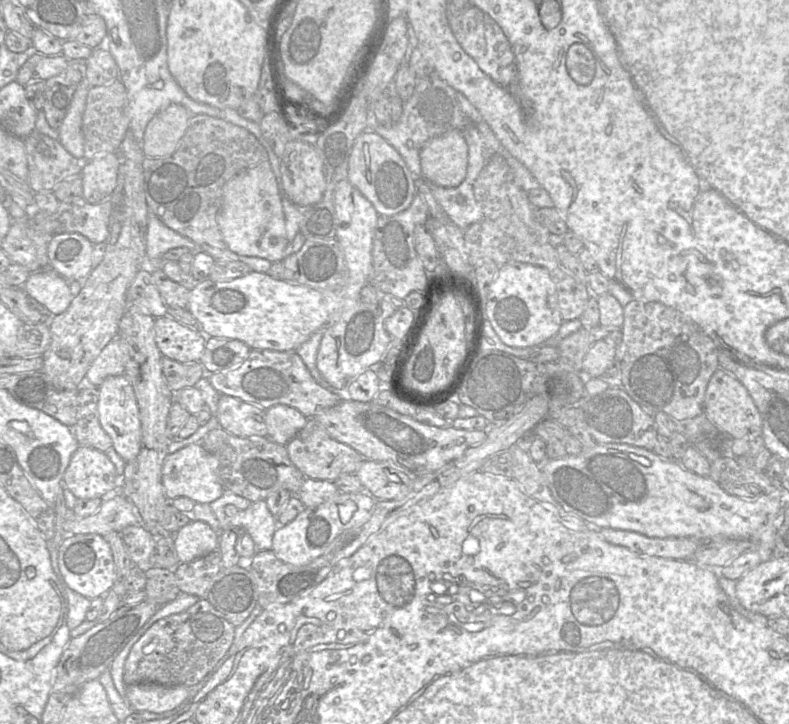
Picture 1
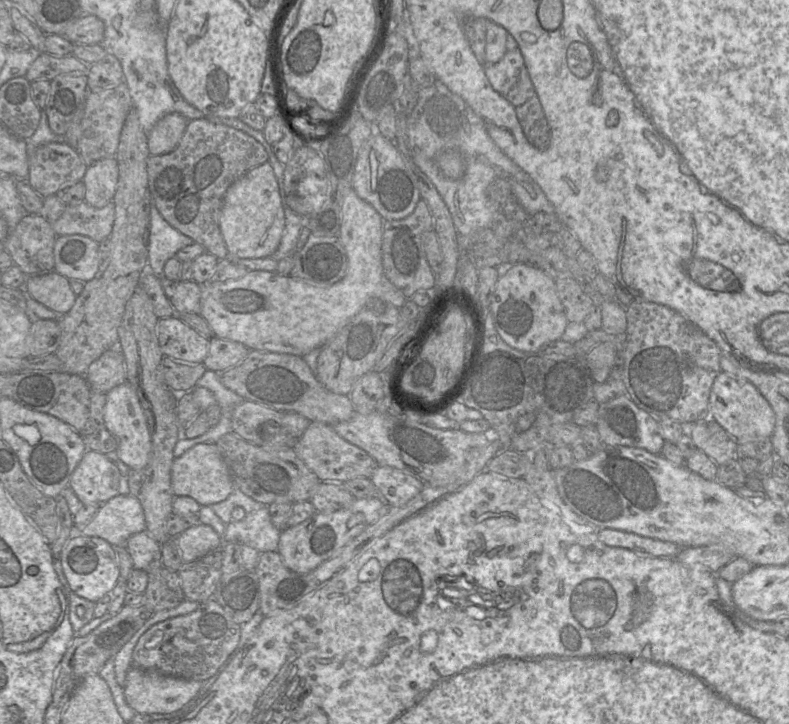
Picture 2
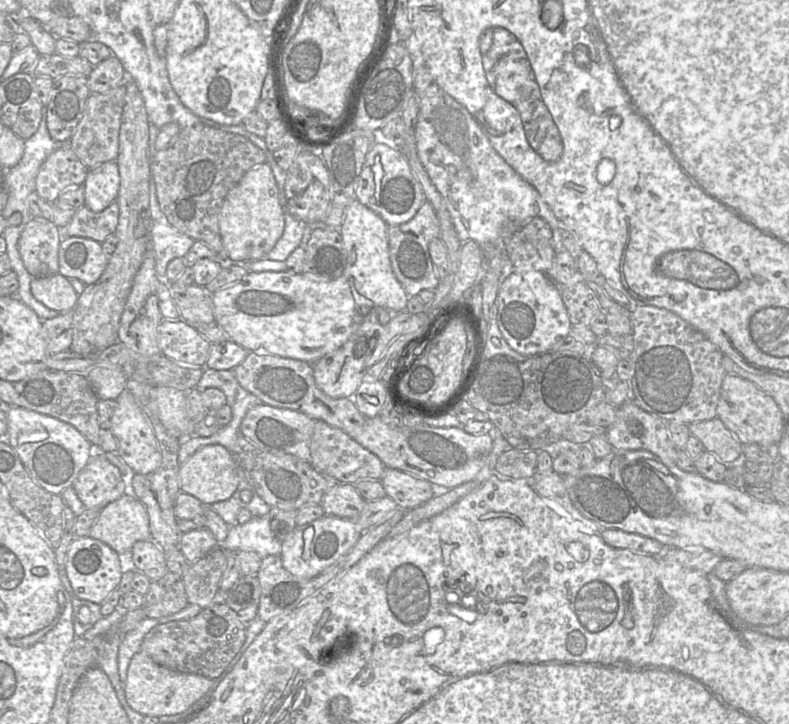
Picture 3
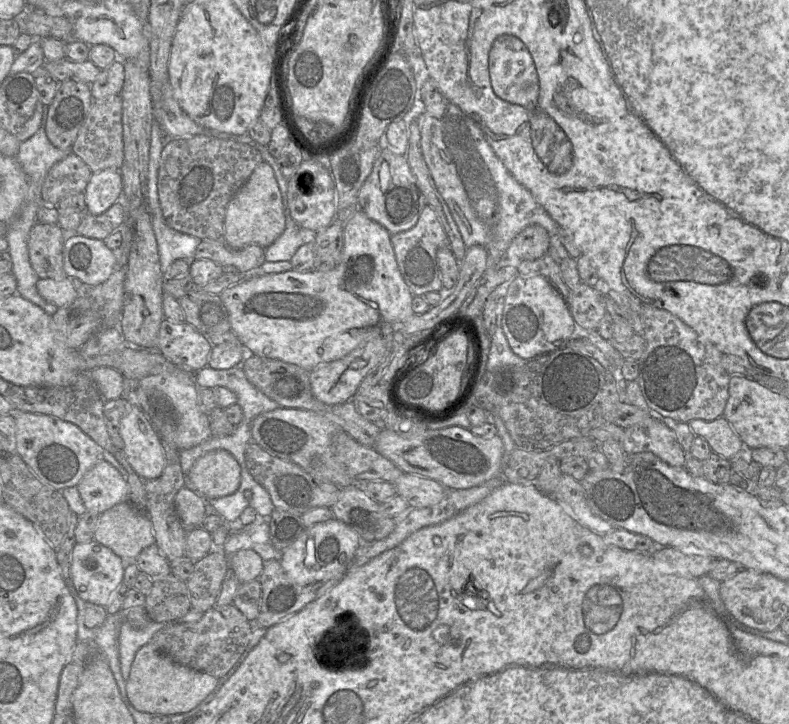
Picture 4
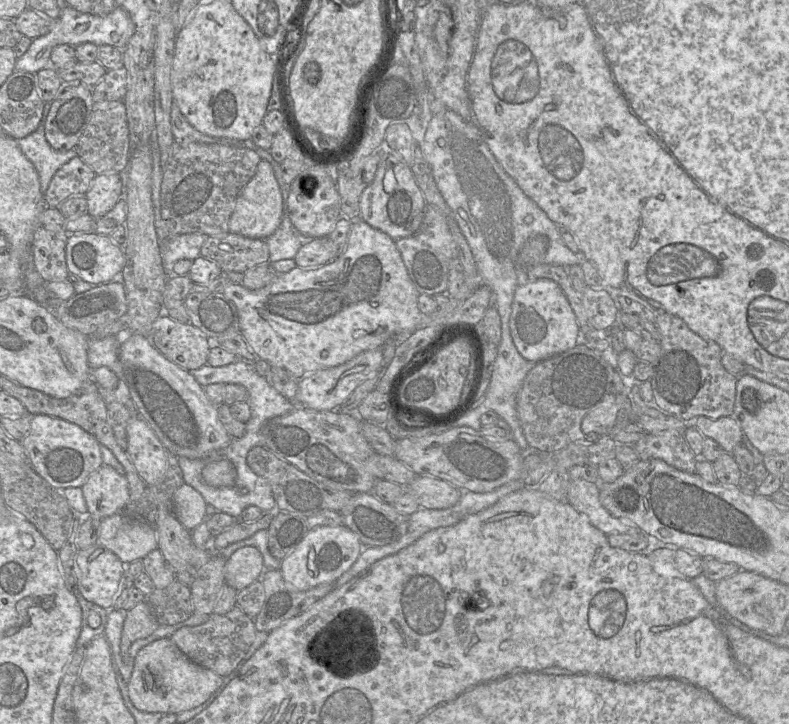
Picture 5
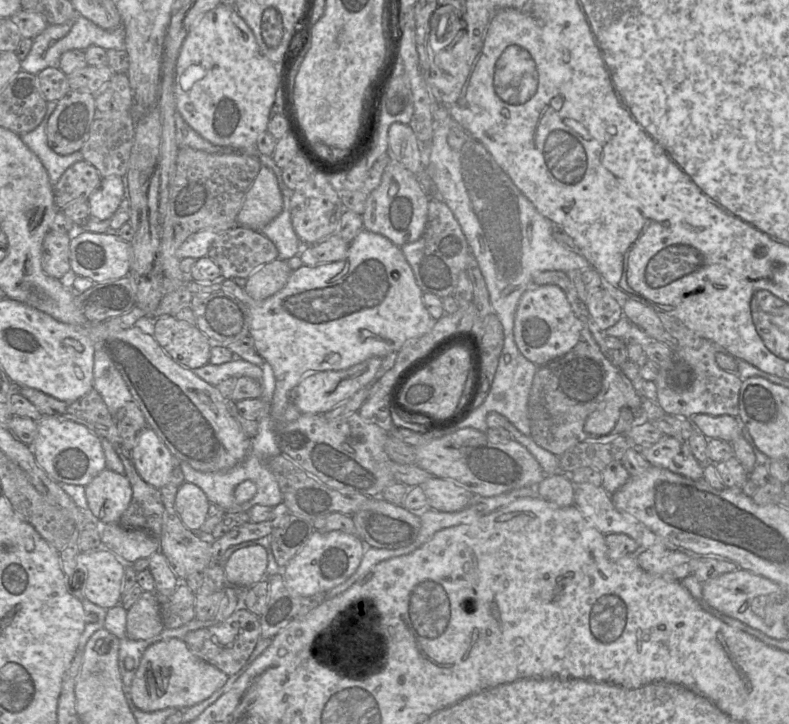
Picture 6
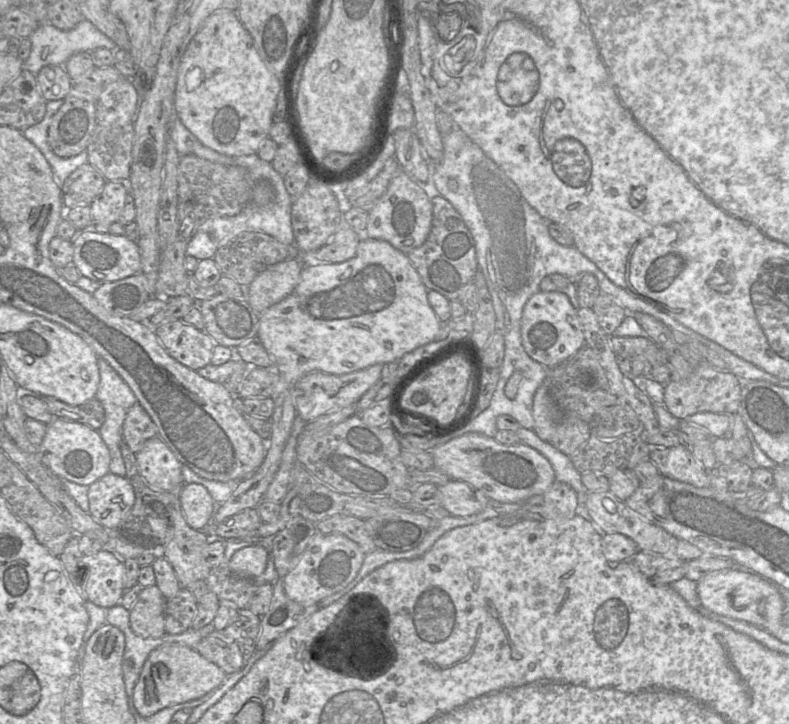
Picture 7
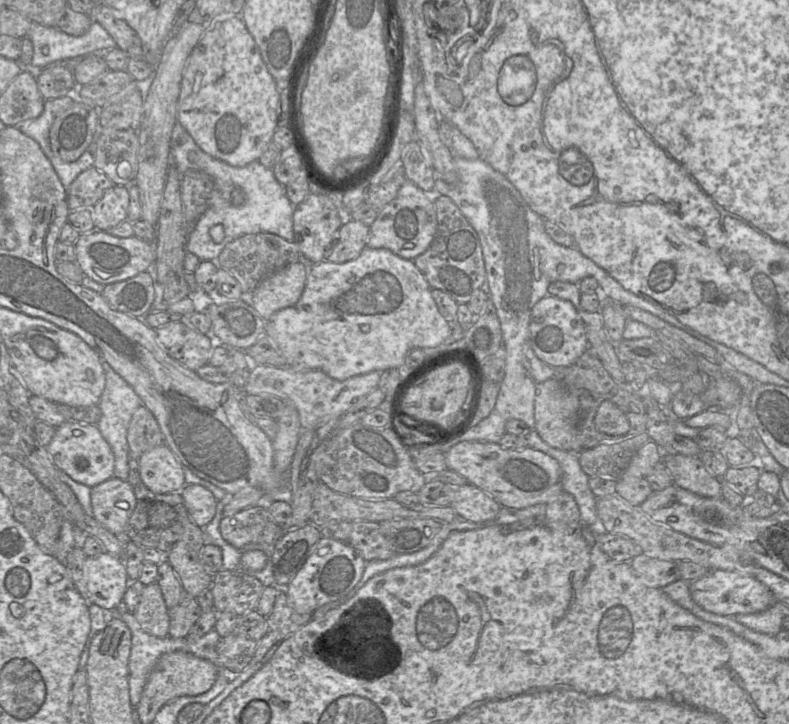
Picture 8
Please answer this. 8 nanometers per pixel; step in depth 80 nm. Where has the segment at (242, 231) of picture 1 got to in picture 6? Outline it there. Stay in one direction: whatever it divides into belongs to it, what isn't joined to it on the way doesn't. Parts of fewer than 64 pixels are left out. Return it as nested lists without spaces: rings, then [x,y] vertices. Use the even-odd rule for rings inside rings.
[[[261,165],[237,215],[237,225],[255,231],[275,219],[283,209],[283,196],[274,172]]]

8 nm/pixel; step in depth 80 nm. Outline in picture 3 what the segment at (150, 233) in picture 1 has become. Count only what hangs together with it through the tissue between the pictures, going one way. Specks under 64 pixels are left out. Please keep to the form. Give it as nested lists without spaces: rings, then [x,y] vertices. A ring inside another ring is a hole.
[[[150,174],[149,206],[151,217],[151,250],[155,258],[156,273],[166,279],[167,266],[174,258],[184,258],[195,240],[174,228],[161,211],[156,196],[155,182]]]

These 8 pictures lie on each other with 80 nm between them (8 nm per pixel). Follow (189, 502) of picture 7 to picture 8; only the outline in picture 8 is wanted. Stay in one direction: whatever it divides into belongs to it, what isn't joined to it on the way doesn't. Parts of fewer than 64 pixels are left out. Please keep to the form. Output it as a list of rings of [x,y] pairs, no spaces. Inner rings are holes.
[[[186,484],[181,493],[192,521],[204,528],[213,520],[218,500],[210,490],[196,484]]]

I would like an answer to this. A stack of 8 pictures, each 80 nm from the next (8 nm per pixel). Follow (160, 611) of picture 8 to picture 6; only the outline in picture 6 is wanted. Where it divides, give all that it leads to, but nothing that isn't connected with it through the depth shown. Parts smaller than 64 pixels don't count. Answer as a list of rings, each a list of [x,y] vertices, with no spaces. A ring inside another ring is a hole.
[[[143,591],[127,610],[126,637],[130,640],[147,640],[164,629],[156,592]]]

